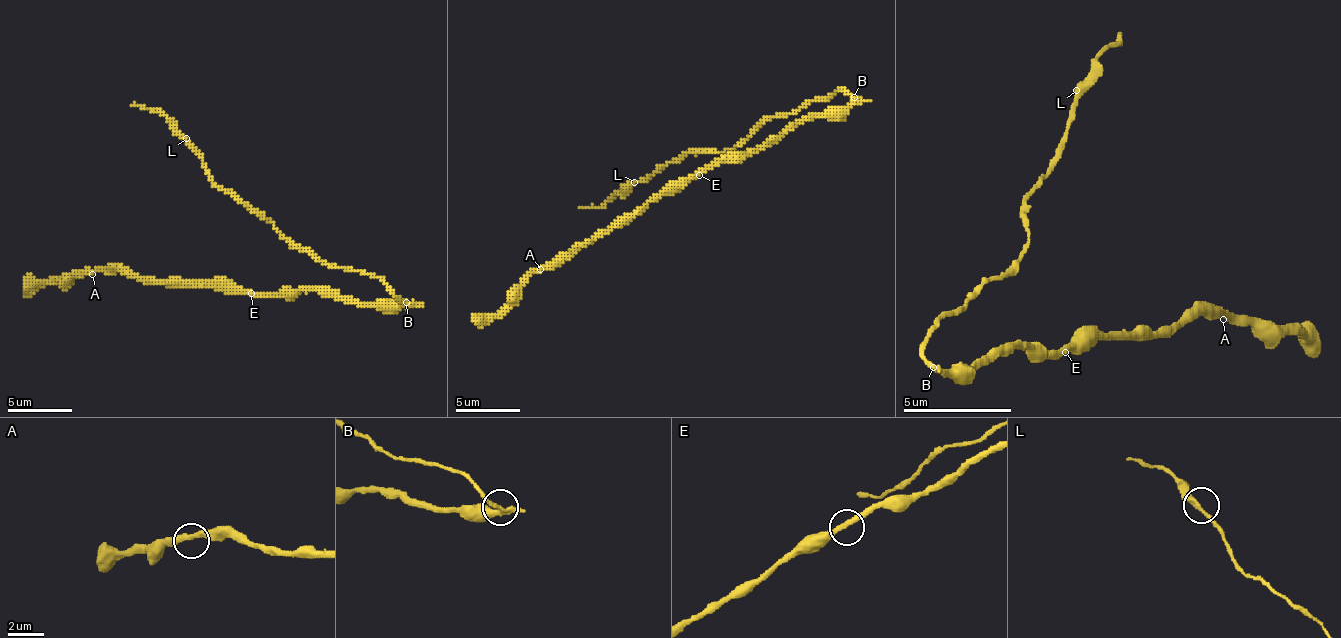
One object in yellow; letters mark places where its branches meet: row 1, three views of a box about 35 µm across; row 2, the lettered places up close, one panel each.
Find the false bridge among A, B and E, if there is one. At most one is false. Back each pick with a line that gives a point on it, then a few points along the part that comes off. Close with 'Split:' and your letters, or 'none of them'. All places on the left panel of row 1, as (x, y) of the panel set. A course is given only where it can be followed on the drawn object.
B: at (406, 302); foreign part runs (406, 303), (381, 280), (316, 261), (225, 193), (212, 180), (202, 154), (164, 115), (131, 105)
Split: B

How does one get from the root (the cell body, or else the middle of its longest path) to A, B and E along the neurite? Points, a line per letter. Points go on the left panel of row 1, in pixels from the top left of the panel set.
A: (364, 303), (335, 300), (316, 290), (248, 293), (193, 284), (160, 284), (118, 271), (92, 274)
B: (364, 303), (406, 303)
E: (364, 303), (335, 300), (329, 293), (316, 290), (251, 293)

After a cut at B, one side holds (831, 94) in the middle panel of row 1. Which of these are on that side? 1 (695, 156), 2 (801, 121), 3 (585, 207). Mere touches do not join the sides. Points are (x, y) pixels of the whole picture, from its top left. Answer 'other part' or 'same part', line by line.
1: same part
2: other part
3: same part

